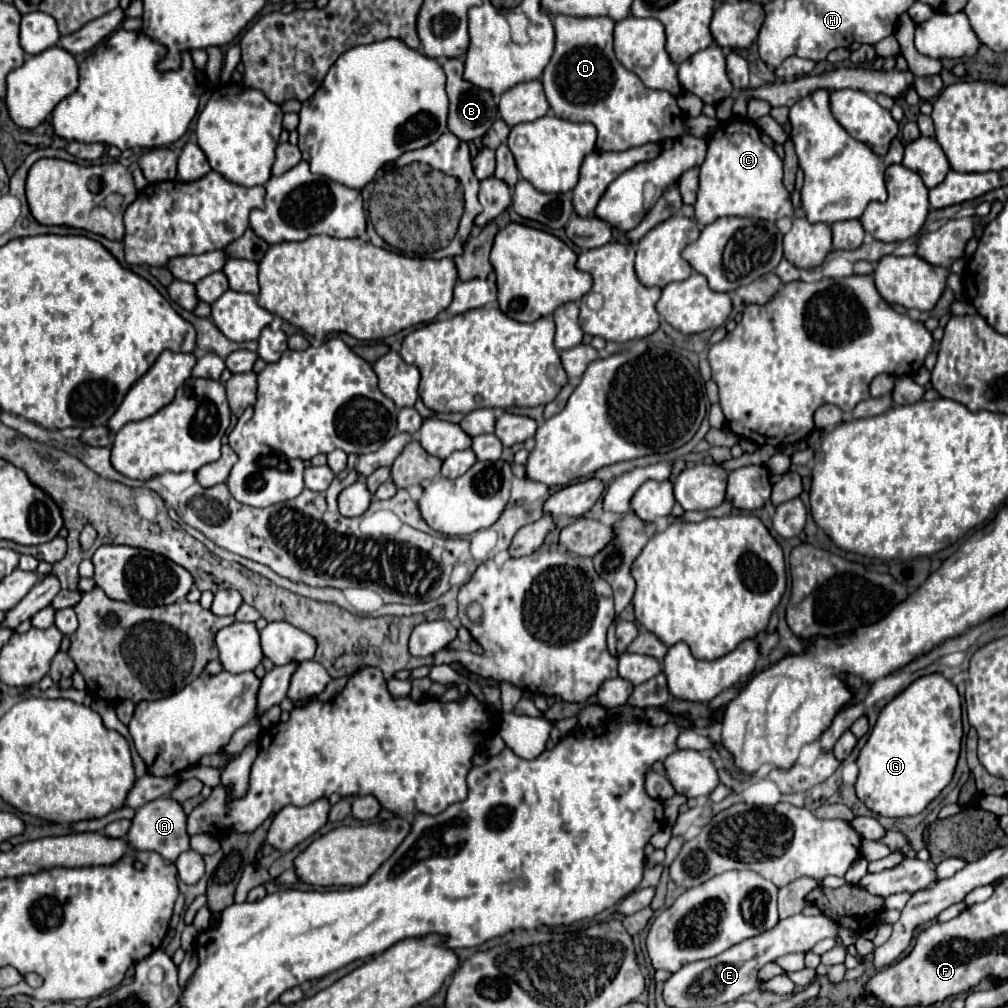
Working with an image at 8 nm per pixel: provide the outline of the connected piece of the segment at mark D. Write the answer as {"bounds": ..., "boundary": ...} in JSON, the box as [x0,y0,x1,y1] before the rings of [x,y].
{"bounds":[541,17,683,151],"boundary":[[[555,17],[555,53],[547,63],[541,83],[545,97],[555,117],[567,121],[589,121],[597,127],[595,151],[627,151],[627,147],[641,147],[643,143],[659,143],[663,139],[677,139],[683,135],[683,111],[675,97],[667,91],[651,91],[641,79],[627,71],[613,53],[613,21],[607,17]]]}

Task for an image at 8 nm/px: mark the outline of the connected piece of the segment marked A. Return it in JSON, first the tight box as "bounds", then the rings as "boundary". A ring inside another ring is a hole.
{"bounds":[127,797,189,863],"boundary":[[[159,797],[143,807],[137,809],[135,817],[131,819],[131,827],[127,833],[127,845],[137,851],[157,851],[167,863],[173,863],[183,851],[189,849],[189,835],[187,835],[187,817],[177,801],[171,797]]]}

